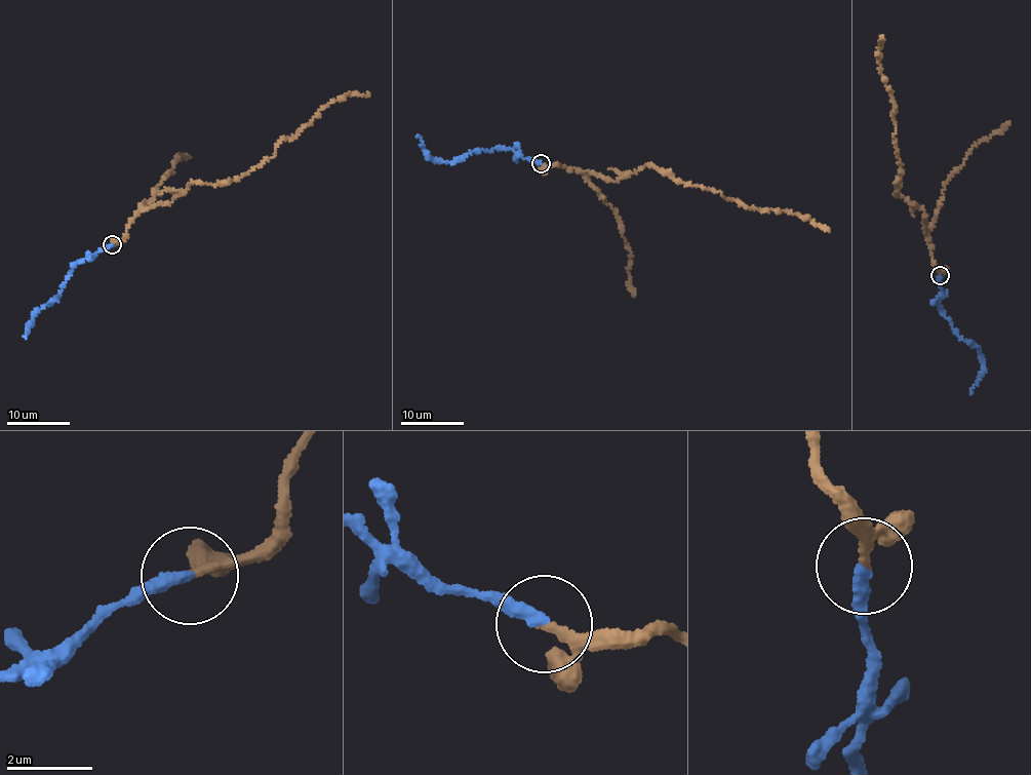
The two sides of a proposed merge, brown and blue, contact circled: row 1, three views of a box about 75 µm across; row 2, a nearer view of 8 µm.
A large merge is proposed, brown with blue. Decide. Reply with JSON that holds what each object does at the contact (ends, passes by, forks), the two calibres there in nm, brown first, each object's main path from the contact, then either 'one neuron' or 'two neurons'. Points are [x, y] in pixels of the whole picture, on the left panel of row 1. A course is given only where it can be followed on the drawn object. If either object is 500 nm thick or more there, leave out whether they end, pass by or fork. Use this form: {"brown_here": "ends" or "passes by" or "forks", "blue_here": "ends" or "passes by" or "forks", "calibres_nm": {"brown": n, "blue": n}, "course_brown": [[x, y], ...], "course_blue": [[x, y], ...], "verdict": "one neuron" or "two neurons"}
{"brown_here": "passes by", "blue_here": "ends", "calibres_nm": {"brown": 170, "blue": 320}, "course_brown": [[112, 244], [135, 216], [171, 201], [189, 184], [223, 185], [255, 169], [330, 104], [368, 93]], "course_blue": [[112, 244], [71, 268], [58, 295], [37, 313], [26, 338]], "verdict": "two neurons"}

